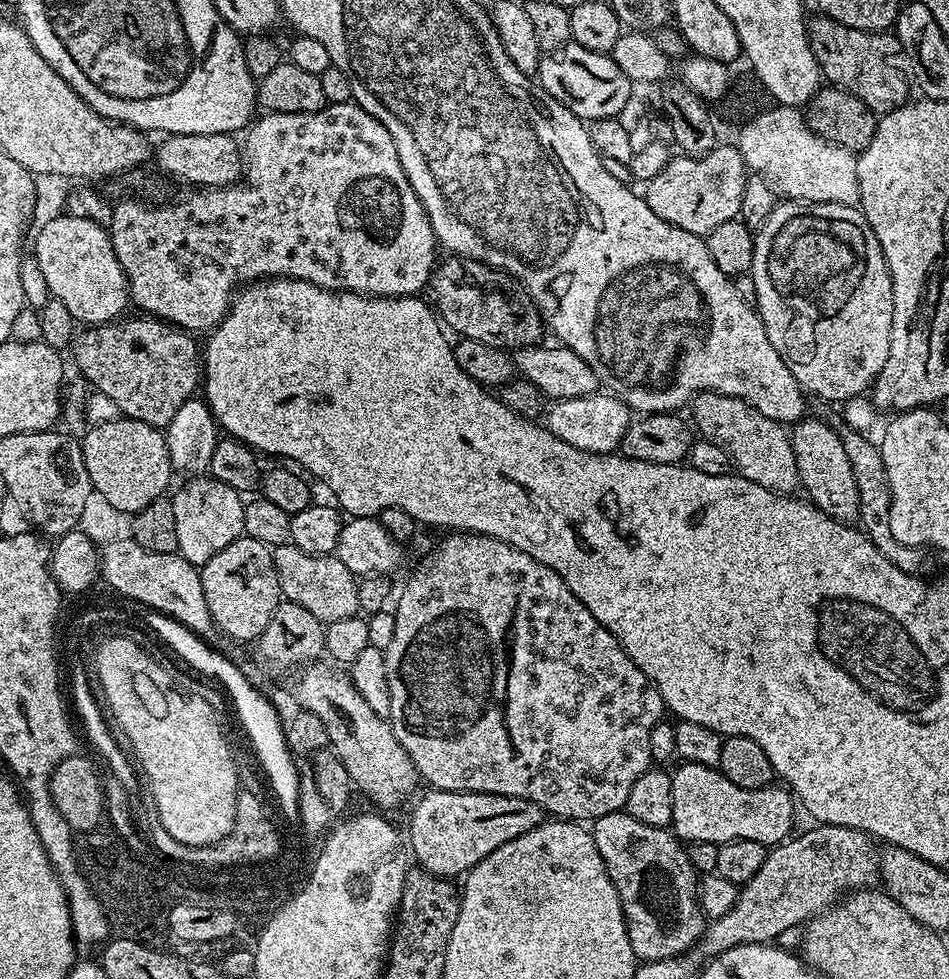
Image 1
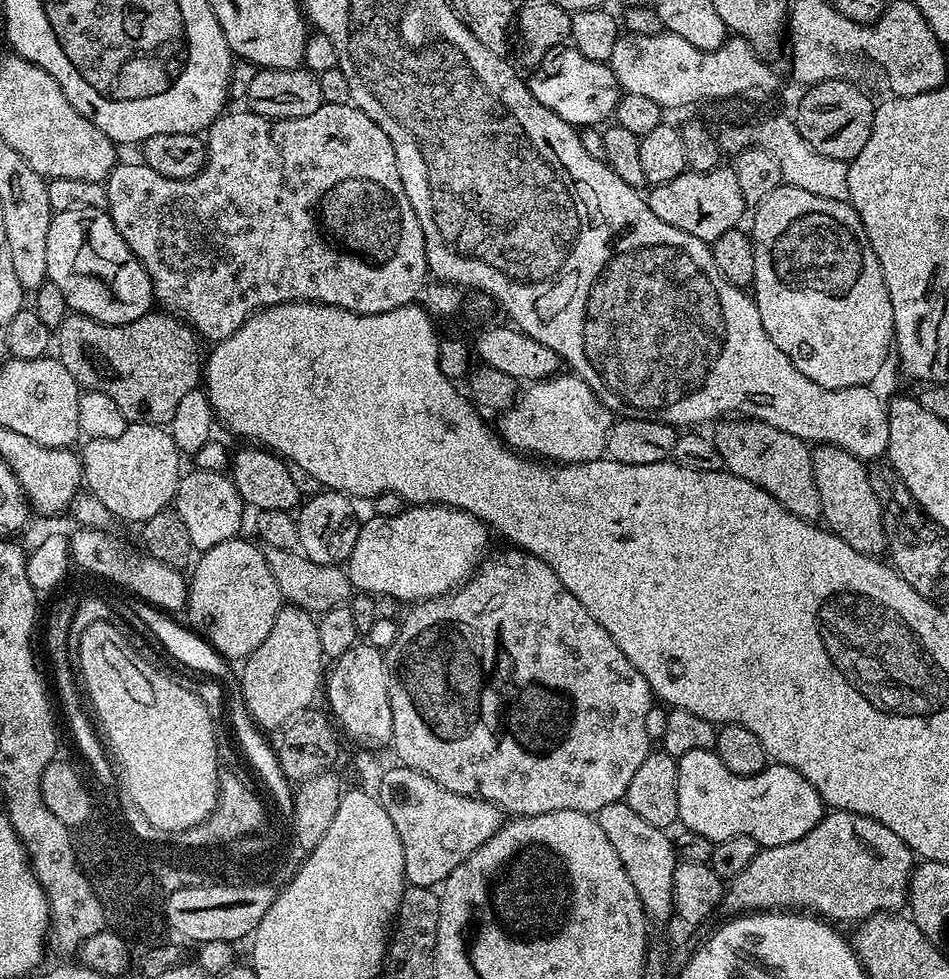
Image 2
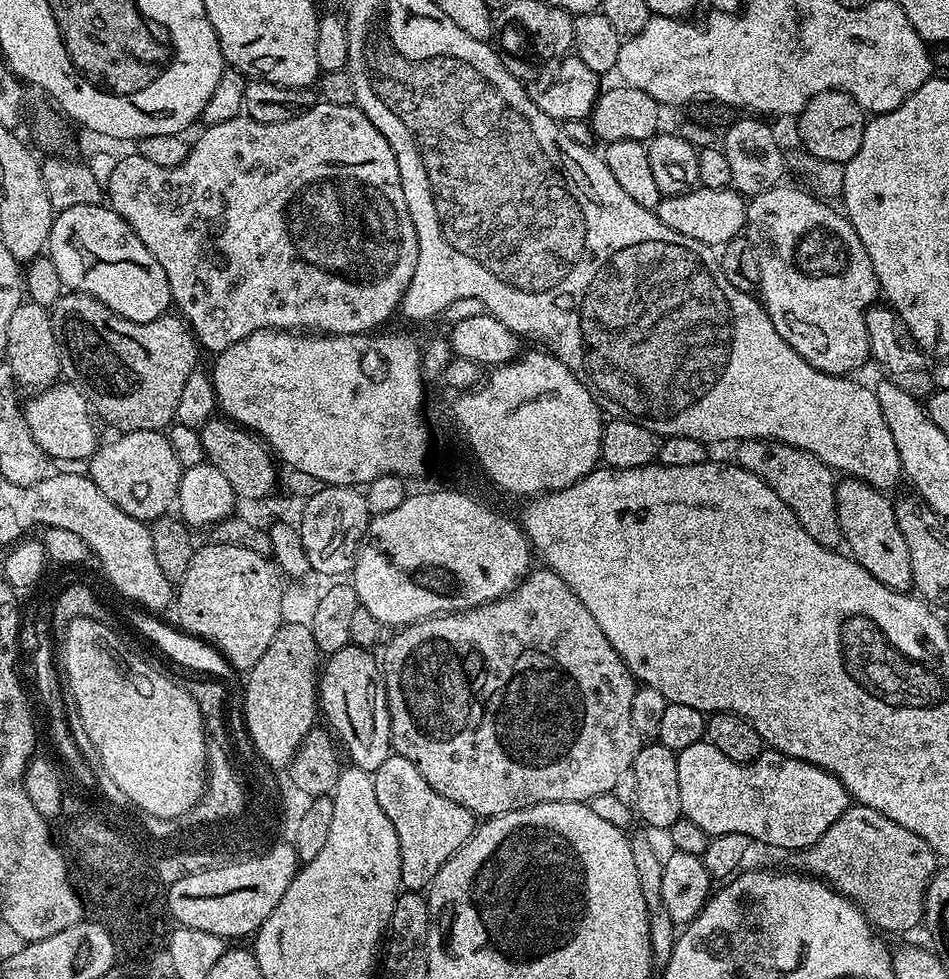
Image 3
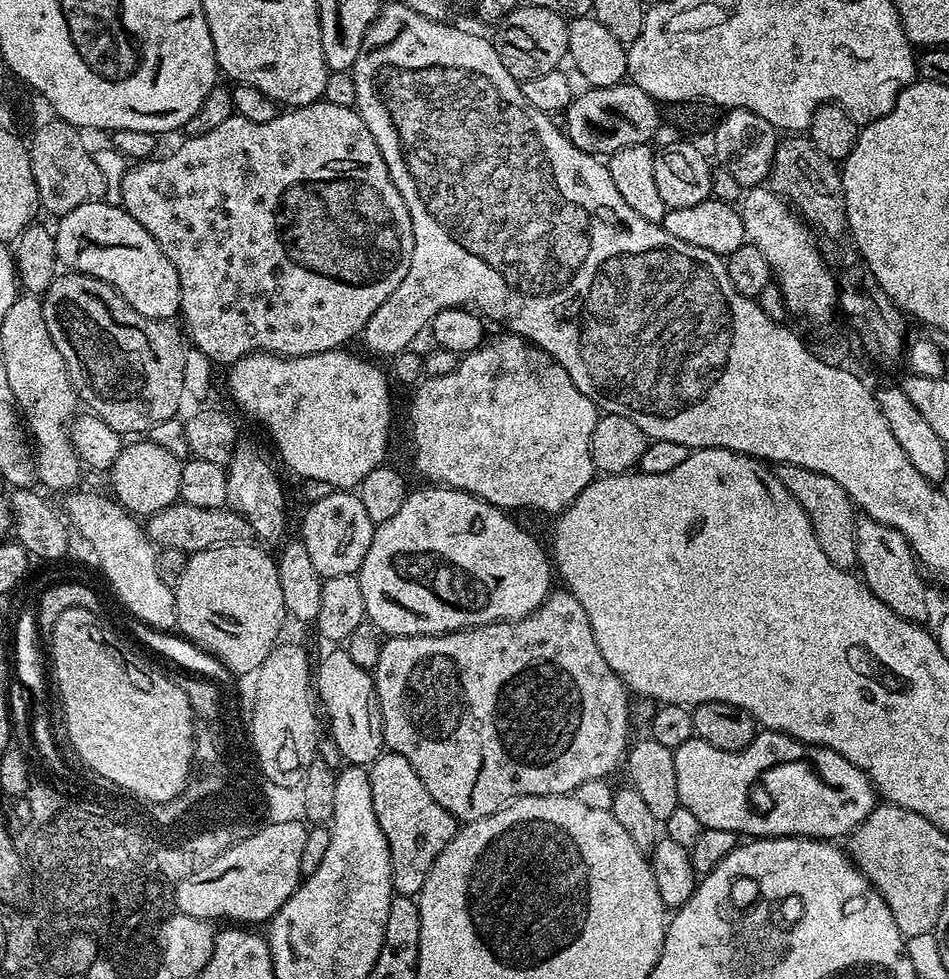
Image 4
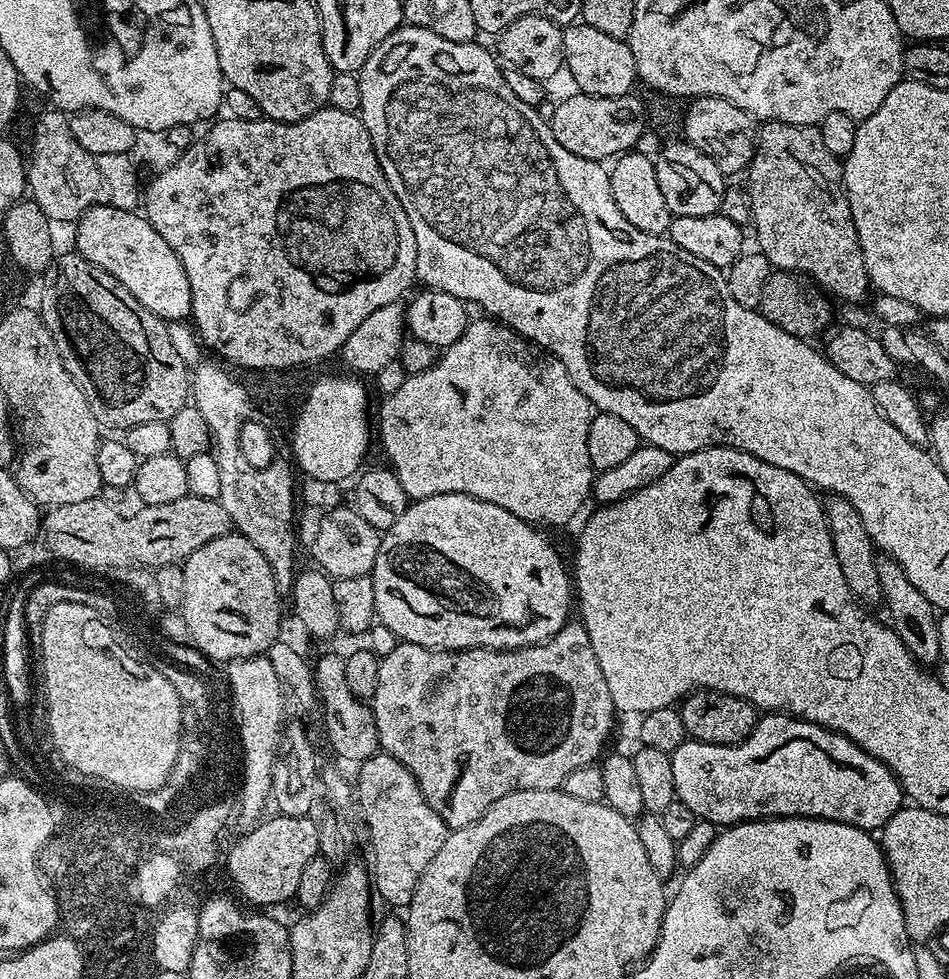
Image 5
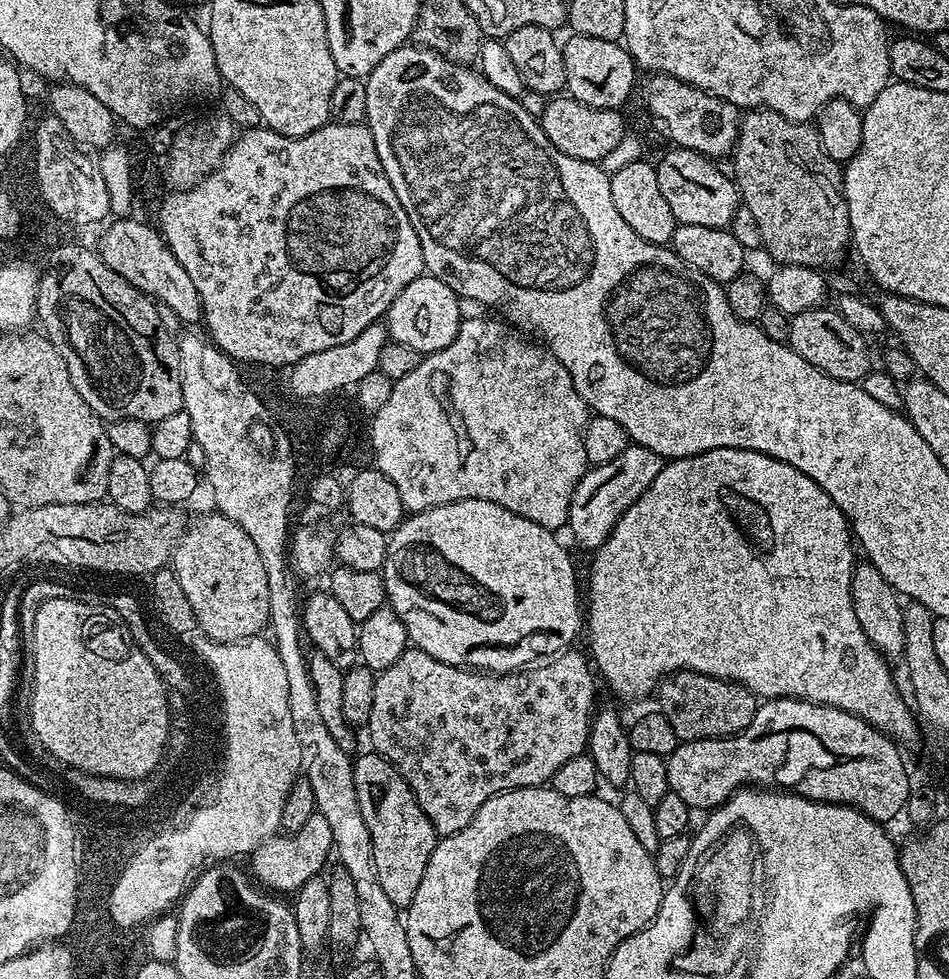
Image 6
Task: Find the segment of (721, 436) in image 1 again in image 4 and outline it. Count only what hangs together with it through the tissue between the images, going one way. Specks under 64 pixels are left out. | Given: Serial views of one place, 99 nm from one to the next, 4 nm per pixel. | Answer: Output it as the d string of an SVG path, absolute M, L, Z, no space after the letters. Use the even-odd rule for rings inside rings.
M777 464L774 471L782 486L786 486L786 490L790 490L794 498L798 498L798 506L806 510L814 526L818 546L826 550L826 558L830 558L830 562L834 562L834 566L839 568L855 569L858 564L858 542L856 541L858 509L846 494L846 490L842 490L842 486L834 482L834 478L826 478L826 474L806 470L806 466Z

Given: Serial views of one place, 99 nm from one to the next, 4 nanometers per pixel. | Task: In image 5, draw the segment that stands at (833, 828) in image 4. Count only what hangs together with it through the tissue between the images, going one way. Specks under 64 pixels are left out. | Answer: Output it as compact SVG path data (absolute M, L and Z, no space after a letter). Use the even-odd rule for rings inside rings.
M764 714L757 719L752 733L740 744L704 744L689 738L670 755L676 798L690 806L699 819L717 826L745 824L747 820L807 818L880 830L887 820L894 818L906 800L899 778L885 764L866 754L866 750L850 742L850 738L841 732L832 732L796 716Z

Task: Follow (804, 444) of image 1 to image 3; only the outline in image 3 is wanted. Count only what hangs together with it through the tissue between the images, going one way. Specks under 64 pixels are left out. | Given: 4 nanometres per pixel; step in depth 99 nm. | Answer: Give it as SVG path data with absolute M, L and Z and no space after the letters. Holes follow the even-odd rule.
M844 478L837 483L836 509L842 544L852 559L870 570L870 574L874 574L882 586L895 592L908 592L912 588L912 575L906 540L896 525L893 501L888 501L884 496L887 495L881 489L872 488L865 480Z

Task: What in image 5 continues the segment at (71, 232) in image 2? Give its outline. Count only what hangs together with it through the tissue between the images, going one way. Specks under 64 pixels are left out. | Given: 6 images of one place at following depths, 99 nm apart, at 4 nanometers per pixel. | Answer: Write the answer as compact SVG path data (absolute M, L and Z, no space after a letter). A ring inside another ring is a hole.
M97 202L80 215L74 228L75 251L122 282L150 314L165 322L191 317L192 299L186 270L182 270L182 262L178 262L178 254L166 246L166 238L162 238L139 211L127 212L107 202Z

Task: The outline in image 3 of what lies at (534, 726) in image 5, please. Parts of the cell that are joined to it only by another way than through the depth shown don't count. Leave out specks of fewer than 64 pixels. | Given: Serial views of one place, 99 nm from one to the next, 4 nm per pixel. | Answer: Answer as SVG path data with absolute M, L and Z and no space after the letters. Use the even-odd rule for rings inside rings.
M543 566L529 571L528 575L508 593L489 604L471 608L465 612L450 612L442 616L432 616L429 620L420 620L416 624L401 627L400 632L388 645L385 643L382 655L384 685L388 695L390 710L390 730L392 731L392 750L395 755L406 758L418 766L418 774L450 802L466 806L473 816L487 818L501 816L514 810L529 808L542 802L591 802L598 794L613 791L620 779L627 777L632 763L642 747L642 734L635 728L631 716L631 707L638 689L637 681L626 662L610 646L602 626L594 622L590 610L578 602L578 594L558 578L549 568Z

